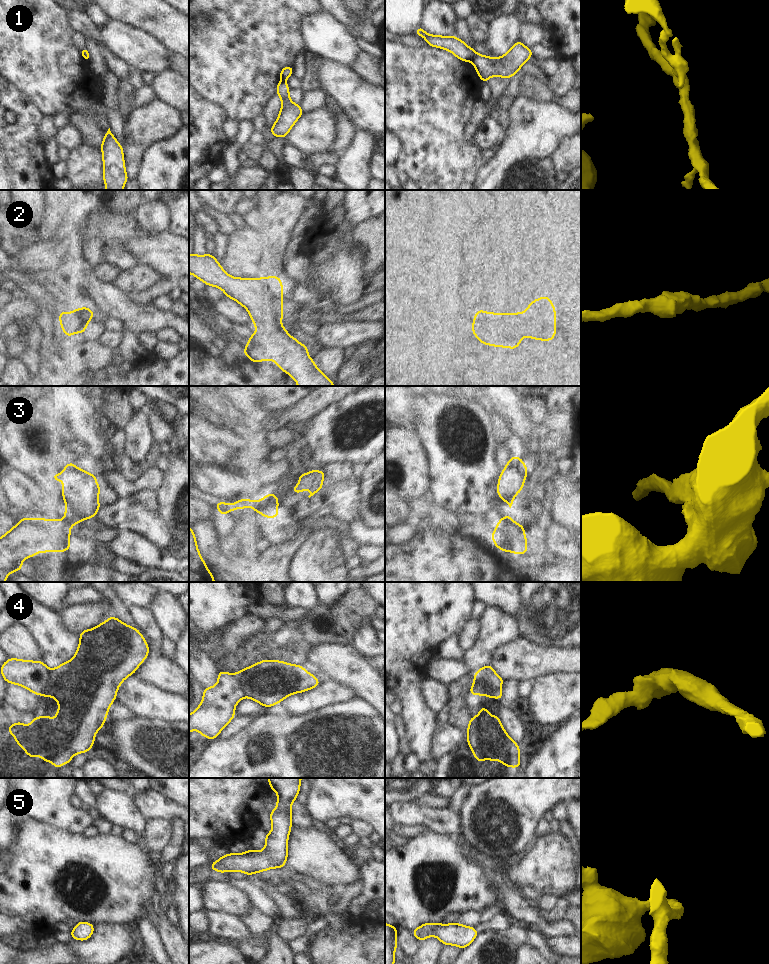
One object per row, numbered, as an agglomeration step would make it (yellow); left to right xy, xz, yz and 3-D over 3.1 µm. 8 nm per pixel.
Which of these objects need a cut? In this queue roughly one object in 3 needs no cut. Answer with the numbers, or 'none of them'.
1, 3, 4

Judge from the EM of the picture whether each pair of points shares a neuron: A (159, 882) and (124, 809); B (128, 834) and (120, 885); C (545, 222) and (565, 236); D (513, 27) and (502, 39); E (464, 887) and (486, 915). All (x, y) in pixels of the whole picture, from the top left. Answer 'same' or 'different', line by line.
A: same
B: different
C: different
D: same
E: different

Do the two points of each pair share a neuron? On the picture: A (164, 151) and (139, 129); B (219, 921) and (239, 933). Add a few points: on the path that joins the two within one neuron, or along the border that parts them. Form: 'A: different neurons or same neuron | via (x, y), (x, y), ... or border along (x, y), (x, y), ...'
A: different neurons | border along (175, 132), (152, 142), (140, 161)
B: same neuron | via (224, 926), (234, 930)

